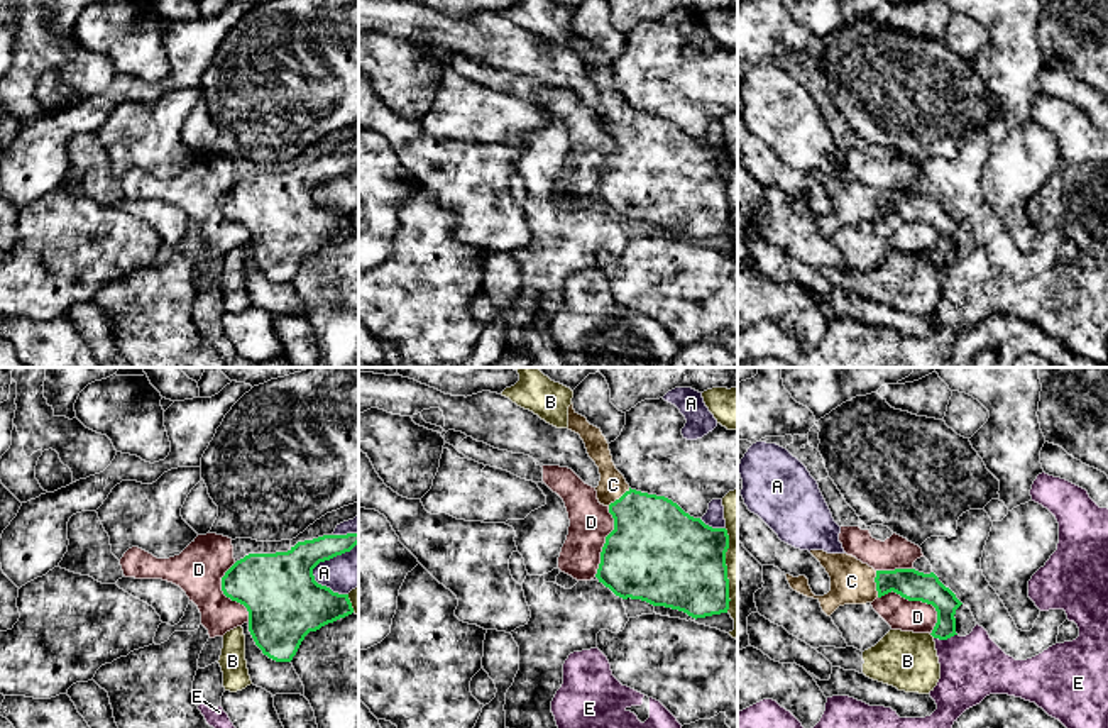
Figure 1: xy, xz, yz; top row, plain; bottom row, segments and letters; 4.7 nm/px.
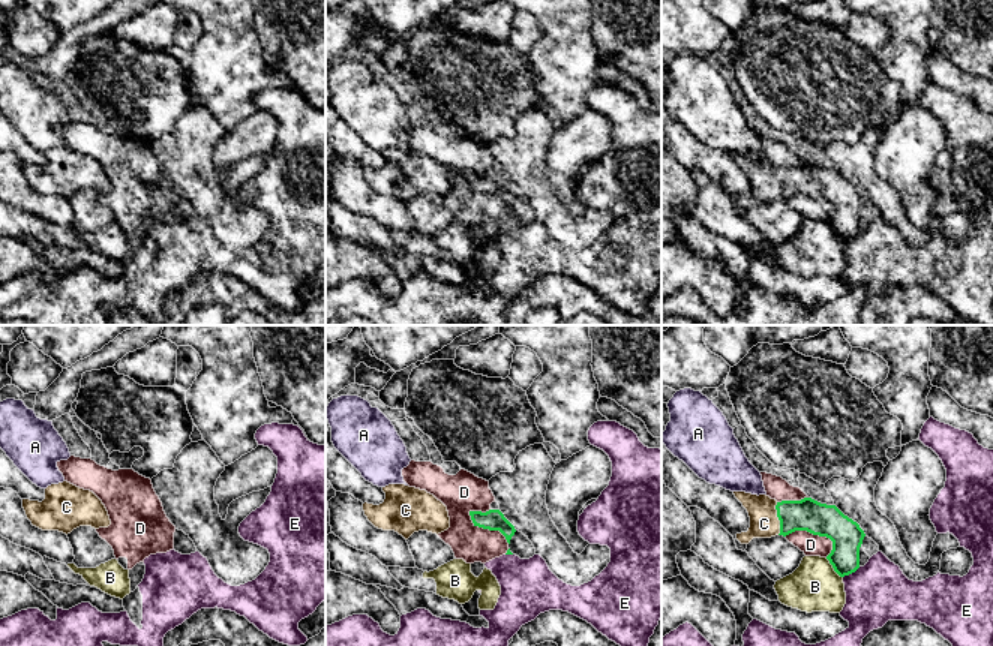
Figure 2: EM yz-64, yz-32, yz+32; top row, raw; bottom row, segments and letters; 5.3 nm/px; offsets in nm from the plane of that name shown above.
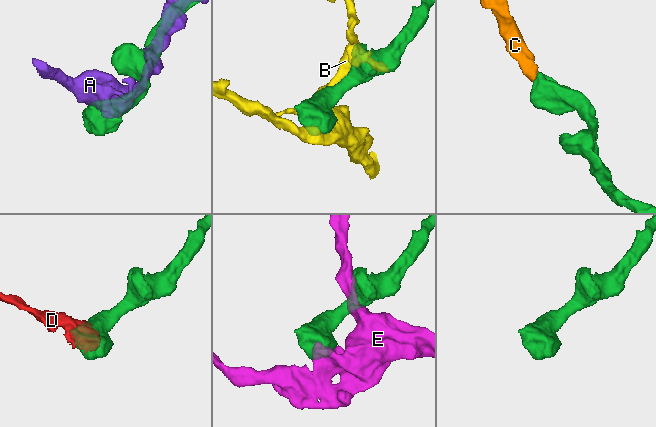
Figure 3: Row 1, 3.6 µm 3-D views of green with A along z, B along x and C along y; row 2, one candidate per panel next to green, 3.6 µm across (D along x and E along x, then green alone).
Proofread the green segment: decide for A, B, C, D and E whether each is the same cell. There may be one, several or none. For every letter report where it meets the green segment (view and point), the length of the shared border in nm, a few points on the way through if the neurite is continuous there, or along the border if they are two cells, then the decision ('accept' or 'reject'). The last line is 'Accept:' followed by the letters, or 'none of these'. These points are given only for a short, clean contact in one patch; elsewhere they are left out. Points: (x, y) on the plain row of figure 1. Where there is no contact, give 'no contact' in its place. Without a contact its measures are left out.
A: contact xy (330, 178); length 280 nm; reject
B: contact xz (726, 192); length 400 nm; reject
C: contact yz (877, 205); length 130 nm; way yz (916, 207), (877, 205), (851, 202); accept
D: contact yz (919, 220); length 320 nm; reject
E: contact yz (944, 259); length 110 nm; reject
Accept: C

